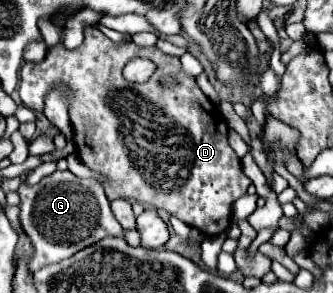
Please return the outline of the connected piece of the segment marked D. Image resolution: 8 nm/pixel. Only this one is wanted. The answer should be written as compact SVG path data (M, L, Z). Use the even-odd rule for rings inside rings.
M86 27L84 43L80 47L70 51L66 47L54 45L48 47L44 61L22 63L18 83L22 103L28 109L42 109L44 95L54 83L66 83L72 89L70 125L74 129L78 159L88 169L104 175L104 189L110 201L124 197L154 205L156 209L168 211L170 215L178 217L190 227L200 229L206 235L218 235L230 227L232 203L246 195L246 189L252 185L252 181L242 173L240 161L228 145L228 127L220 115L220 109L200 91L196 79L182 71L178 57L166 55L158 47L140 47L132 41L114 43L100 31ZM136 57L148 57L156 63L156 71L146 83L128 83L122 75L124 65ZM164 75L174 75L178 79L178 87L174 91L164 91L160 87L160 79Z

